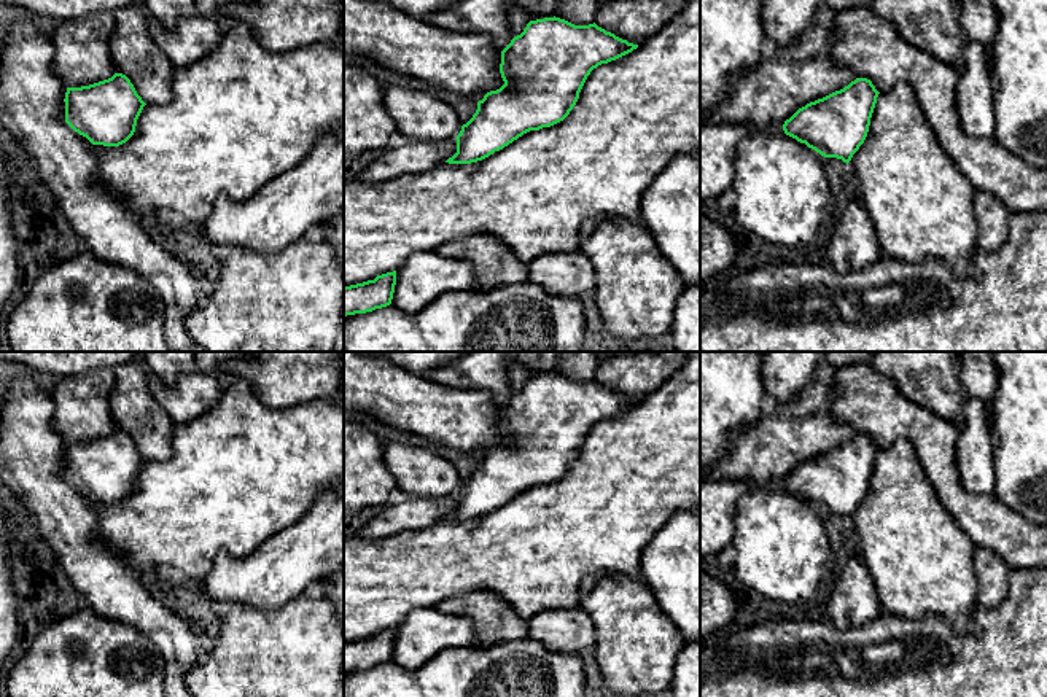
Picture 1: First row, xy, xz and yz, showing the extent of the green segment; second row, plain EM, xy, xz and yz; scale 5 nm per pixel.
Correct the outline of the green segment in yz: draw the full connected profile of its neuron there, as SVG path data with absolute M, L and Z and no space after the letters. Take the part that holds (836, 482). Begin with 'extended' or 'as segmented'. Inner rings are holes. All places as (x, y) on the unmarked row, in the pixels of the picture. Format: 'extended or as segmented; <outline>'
extended; M856 434L843 446L799 465L784 477L783 487L821 512L848 520L851 544L874 581L883 613L912 621L937 614L958 633L972 629L971 613L977 605L975 547L939 500L909 439L901 438L891 447L878 449L870 436Z

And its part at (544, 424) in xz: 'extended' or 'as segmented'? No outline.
extended

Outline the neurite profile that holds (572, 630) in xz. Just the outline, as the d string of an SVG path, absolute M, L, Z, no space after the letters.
M601 573L586 578L576 608L543 611L527 619L527 625L528 637L552 652L579 656L592 652L608 689L630 697L668 691L671 687L676 660L687 646L686 638L664 613L648 584L643 579L621 573Z

